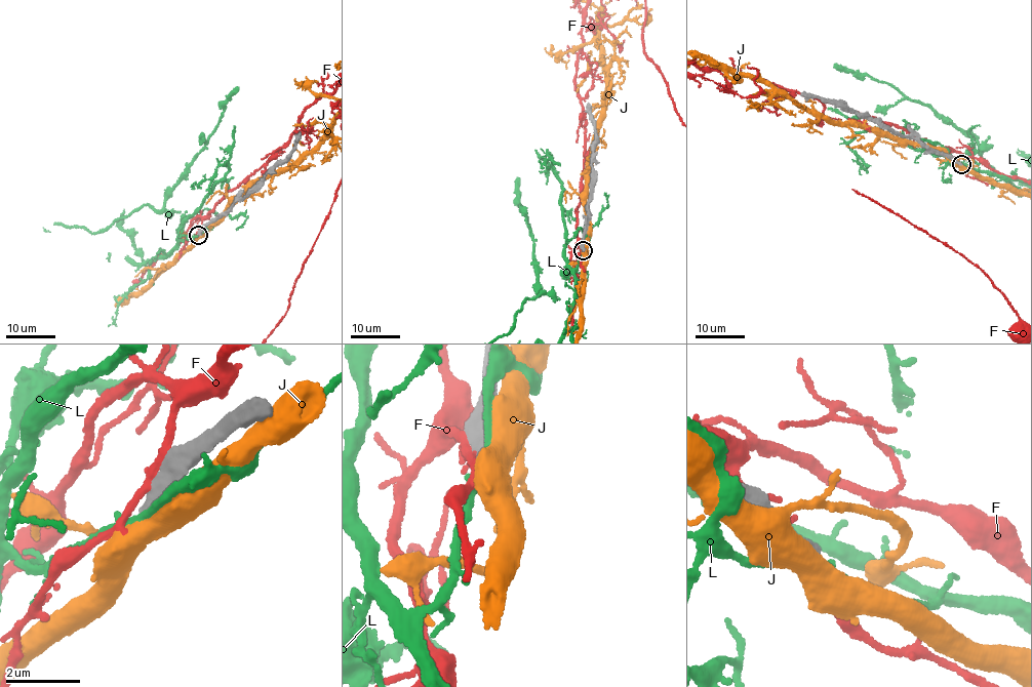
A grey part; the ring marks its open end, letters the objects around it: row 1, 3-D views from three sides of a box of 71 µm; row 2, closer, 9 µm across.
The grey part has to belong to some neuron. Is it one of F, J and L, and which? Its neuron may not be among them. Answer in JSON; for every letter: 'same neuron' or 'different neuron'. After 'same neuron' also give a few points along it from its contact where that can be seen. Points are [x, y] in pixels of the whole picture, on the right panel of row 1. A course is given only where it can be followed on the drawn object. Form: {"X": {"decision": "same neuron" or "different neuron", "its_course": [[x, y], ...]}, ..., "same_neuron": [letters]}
{"F": {"decision": "different neuron"}, "J": {"decision": "different neuron"}, "L": {"decision": "different neuron"}, "same_neuron": []}

